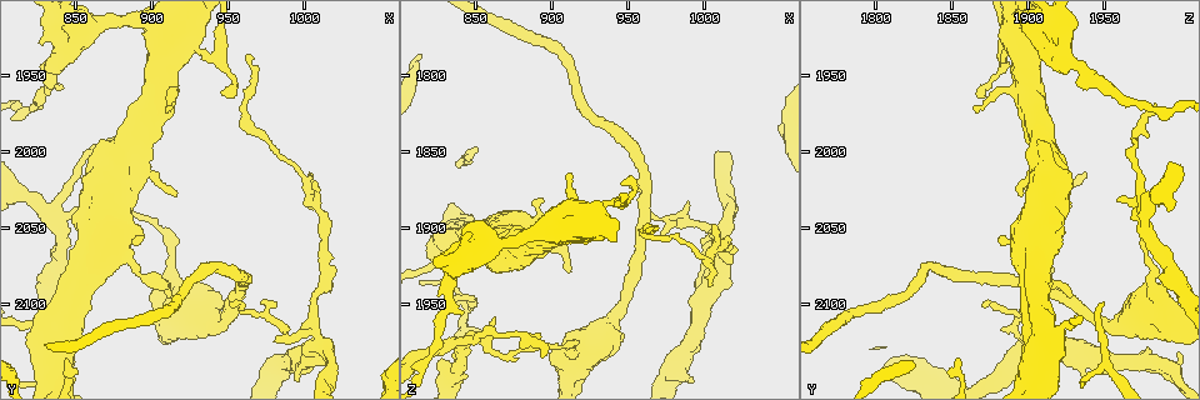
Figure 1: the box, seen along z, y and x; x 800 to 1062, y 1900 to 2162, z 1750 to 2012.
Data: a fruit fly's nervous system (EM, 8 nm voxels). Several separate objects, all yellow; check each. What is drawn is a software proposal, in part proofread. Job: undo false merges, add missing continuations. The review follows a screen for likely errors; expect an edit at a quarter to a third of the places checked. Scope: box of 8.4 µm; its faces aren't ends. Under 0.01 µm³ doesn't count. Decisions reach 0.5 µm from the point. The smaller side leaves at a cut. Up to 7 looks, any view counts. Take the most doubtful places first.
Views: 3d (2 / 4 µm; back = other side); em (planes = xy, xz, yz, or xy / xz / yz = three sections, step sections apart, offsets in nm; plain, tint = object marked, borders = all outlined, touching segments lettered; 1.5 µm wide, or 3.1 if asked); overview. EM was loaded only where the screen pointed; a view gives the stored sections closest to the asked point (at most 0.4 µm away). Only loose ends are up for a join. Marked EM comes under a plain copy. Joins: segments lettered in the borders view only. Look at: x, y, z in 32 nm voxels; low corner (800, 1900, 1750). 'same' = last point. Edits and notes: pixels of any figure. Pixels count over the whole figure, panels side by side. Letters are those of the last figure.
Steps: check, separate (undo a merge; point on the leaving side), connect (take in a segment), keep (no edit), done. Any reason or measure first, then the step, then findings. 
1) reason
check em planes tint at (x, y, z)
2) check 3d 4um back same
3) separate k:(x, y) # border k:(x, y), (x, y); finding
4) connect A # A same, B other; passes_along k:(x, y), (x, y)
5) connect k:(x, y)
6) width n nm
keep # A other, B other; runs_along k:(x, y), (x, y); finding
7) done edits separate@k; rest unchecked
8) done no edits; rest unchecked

an open end
check 3d 2um at (1004, 2022, 1900)

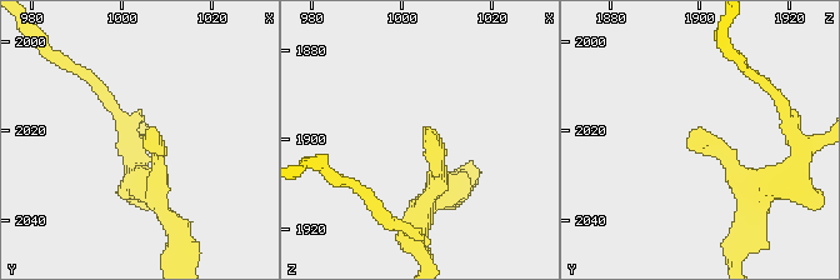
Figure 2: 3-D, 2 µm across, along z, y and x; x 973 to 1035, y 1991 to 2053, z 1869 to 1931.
check em xz step 4 borders at (1004, 2023, 1898)

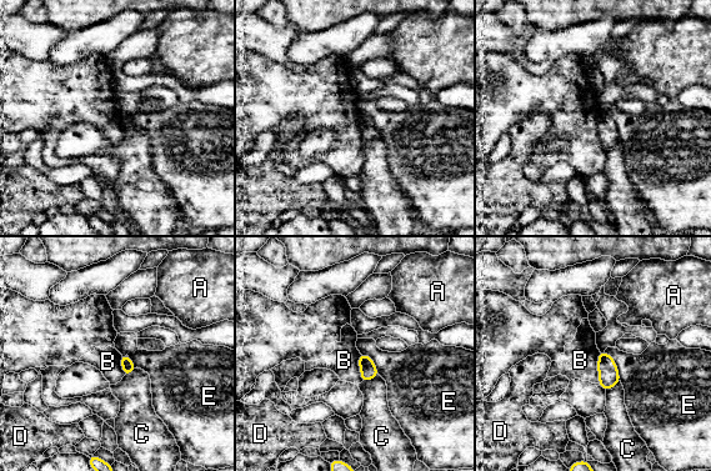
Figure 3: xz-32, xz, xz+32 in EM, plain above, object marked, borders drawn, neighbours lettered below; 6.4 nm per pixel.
another direction
check em planes borders same

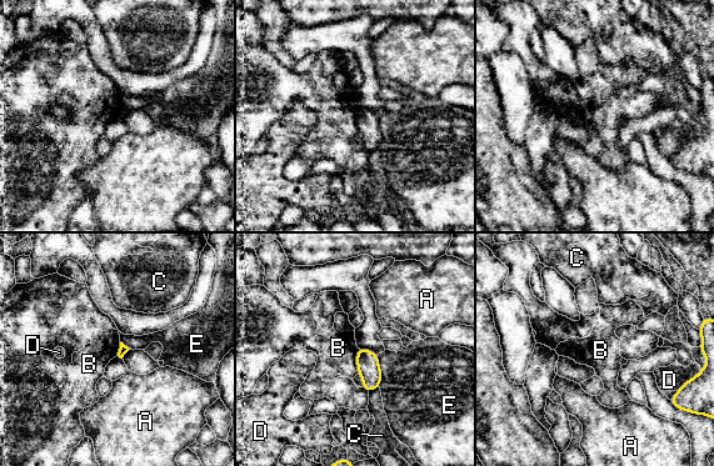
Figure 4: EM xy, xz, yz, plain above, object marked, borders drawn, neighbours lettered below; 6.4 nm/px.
keep # A other, B other, C other, D other, E other; border 4:(359, 349), (356, 354), (358, 372); no lettered segment goes on from it

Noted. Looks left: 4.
branch stops here
check em planes borders at (950, 2104, 1872)

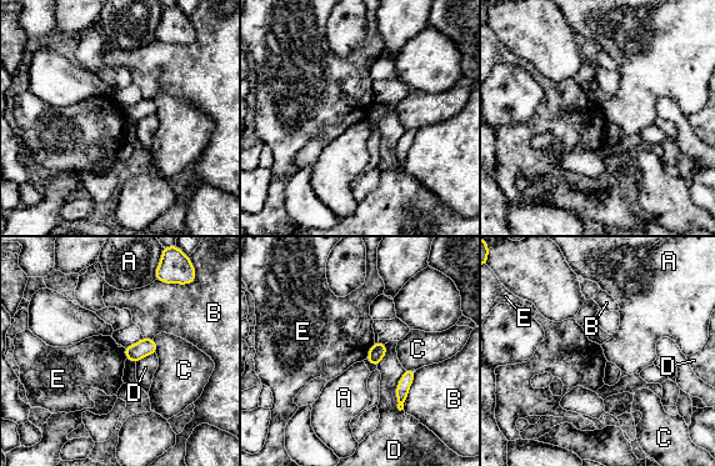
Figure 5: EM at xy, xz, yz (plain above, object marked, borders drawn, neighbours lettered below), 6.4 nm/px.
width 100 nm
keep # A other, B other, C other, D other, E other; no lettered segment goes on from it

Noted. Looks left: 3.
thick turns thin
check em planes borders at (912, 2066, 1976)

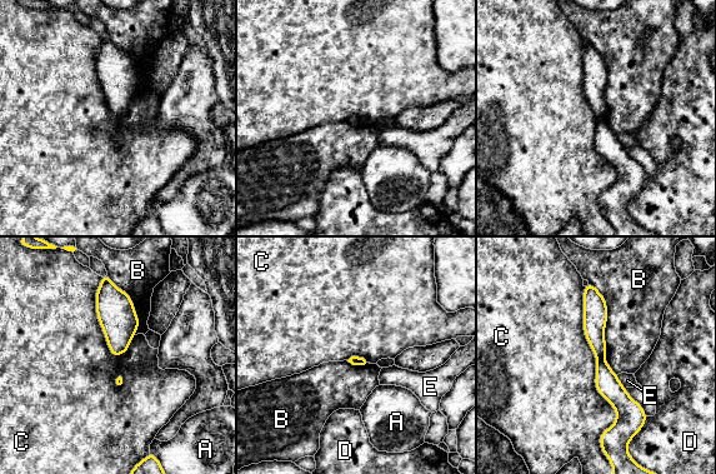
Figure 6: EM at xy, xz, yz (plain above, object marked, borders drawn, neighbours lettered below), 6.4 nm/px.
longest_contact C 1000 nm
separate 6:(594, 323) # A other, B other, C other, D other, E other; border 6:(604, 359), (597, 362); a second neuron is stuck on

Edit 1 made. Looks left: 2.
done edits separate@6; rest unchecked

